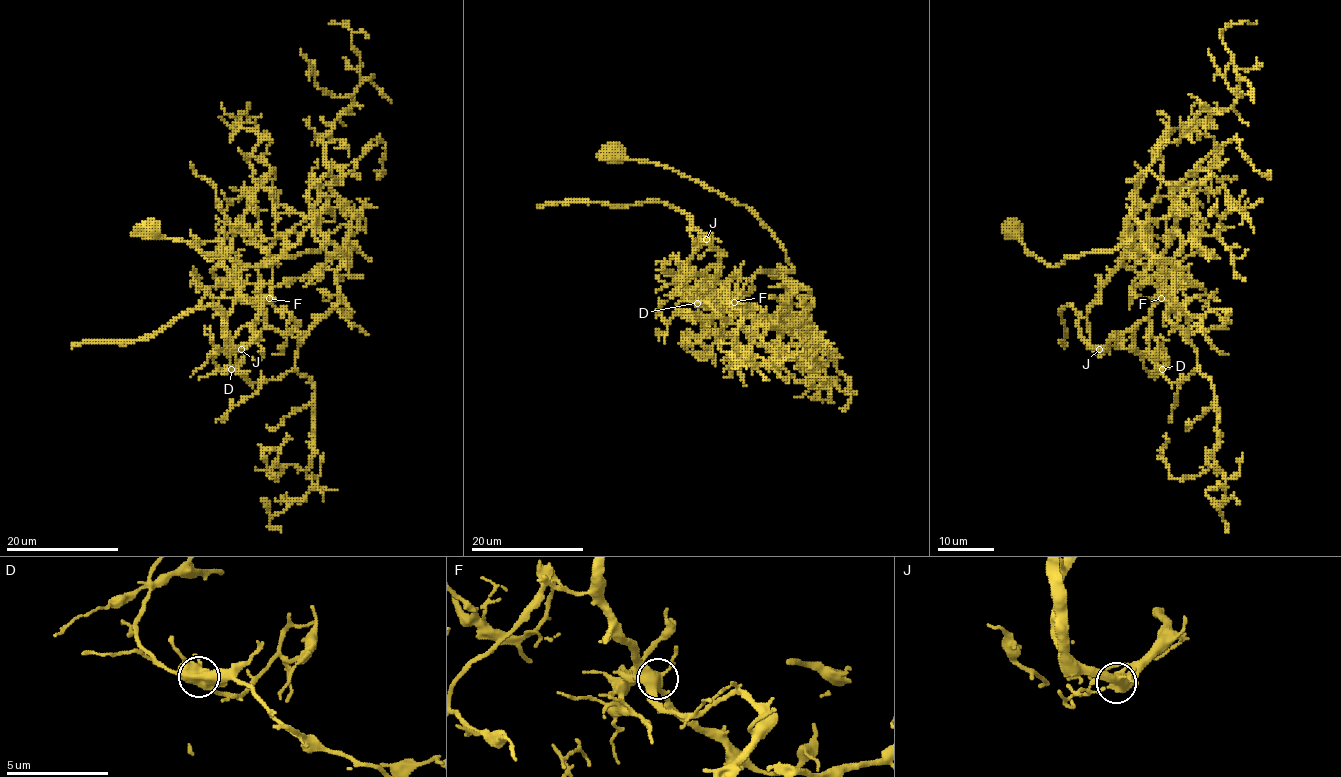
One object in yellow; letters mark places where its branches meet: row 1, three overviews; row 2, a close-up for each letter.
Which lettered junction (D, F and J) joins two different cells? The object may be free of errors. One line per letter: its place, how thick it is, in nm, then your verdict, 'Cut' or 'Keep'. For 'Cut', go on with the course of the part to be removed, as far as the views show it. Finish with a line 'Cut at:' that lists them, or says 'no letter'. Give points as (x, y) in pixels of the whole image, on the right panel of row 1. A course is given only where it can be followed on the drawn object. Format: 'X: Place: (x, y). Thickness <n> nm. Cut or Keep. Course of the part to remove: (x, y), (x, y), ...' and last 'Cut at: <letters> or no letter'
D: Place: (1162, 369). Thickness 550 nm. Cut. Course of the part to remove: (1162, 369), (1147, 320), (1092, 346), (1088, 310), (1143, 228), (1164, 139), (1206, 118)
F: Place: (1161, 298). Thickness 460 nm. Keep
J: Place: (1099, 349). Thickness 480 nm. Keep
Cut at: D

